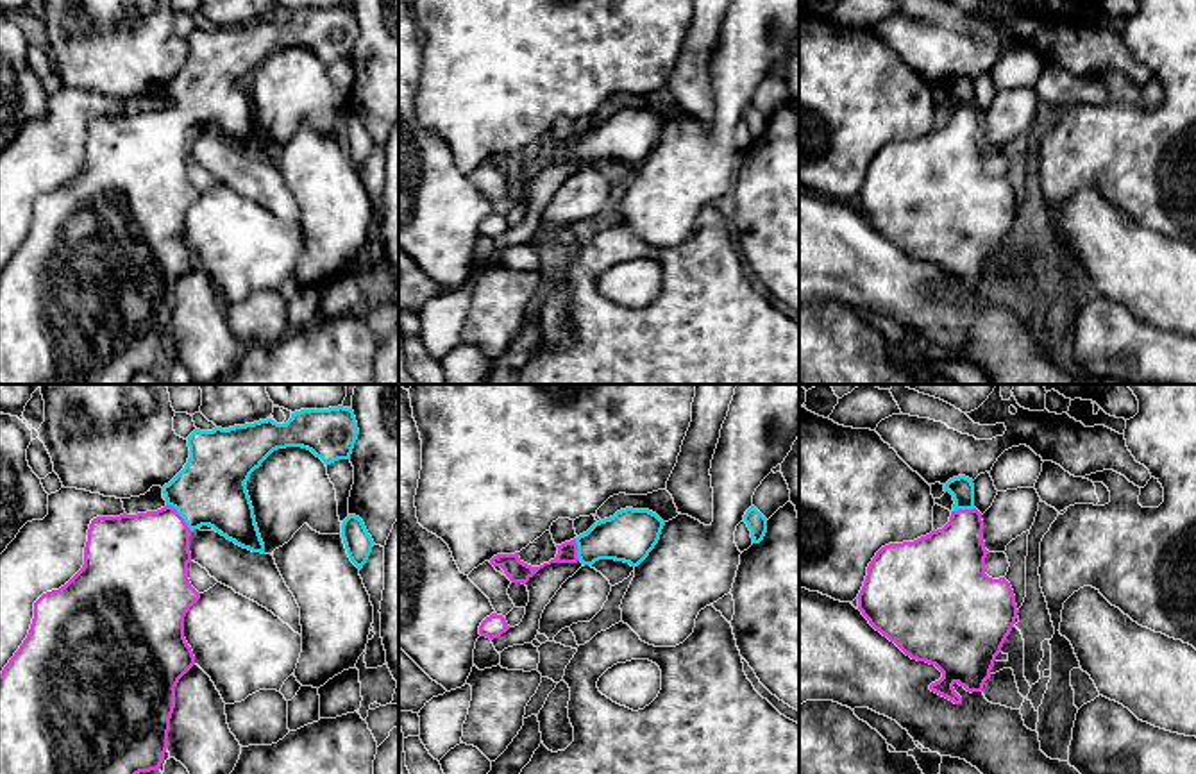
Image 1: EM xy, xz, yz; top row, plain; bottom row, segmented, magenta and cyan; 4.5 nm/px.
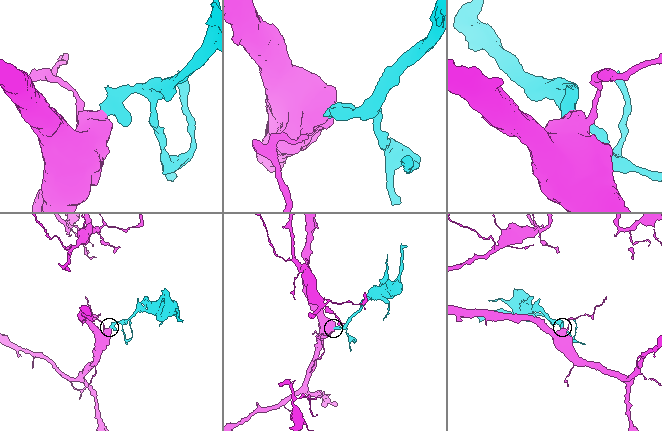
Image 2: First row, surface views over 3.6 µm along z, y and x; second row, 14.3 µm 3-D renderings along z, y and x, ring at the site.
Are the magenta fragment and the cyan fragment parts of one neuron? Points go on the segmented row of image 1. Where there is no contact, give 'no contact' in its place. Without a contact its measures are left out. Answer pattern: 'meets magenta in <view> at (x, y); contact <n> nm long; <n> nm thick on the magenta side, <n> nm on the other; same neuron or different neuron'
meets magenta in xy at (179, 515); contact 170 nm long; 400 nm thick on the magenta side, 320 nm on the other; same neuron

